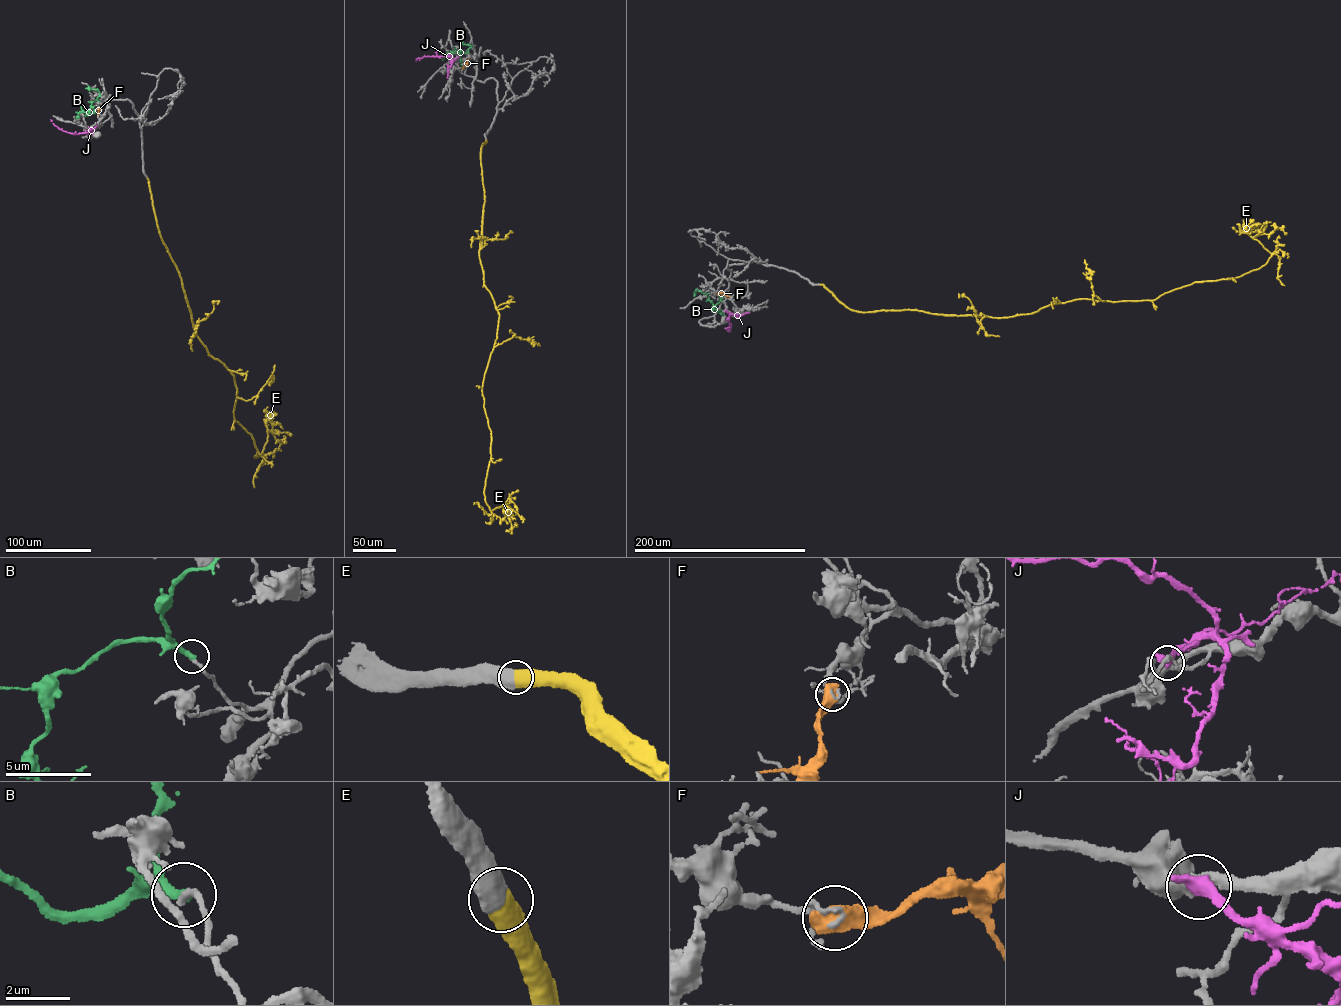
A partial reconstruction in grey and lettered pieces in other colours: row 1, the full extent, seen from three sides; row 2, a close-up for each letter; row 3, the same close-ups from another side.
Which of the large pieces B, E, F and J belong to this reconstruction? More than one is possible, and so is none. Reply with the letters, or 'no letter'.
E

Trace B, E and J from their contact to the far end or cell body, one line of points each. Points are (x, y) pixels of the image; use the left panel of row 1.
B: (99, 100), (92, 102), (89, 110), (80, 112), (76, 118)
E: (147, 178), (195, 332), (234, 376), (235, 421), (251, 435), (254, 457), (268, 429), (286, 441)
J: (88, 128), (91, 130), (89, 131), (73, 134), (59, 129), (50, 119)

